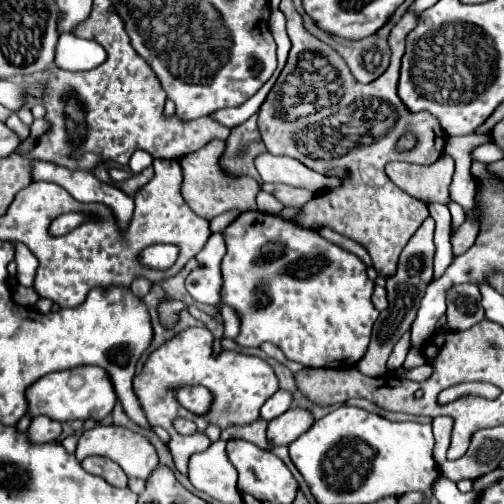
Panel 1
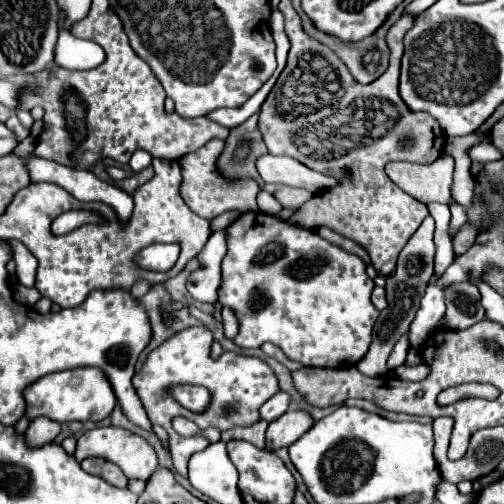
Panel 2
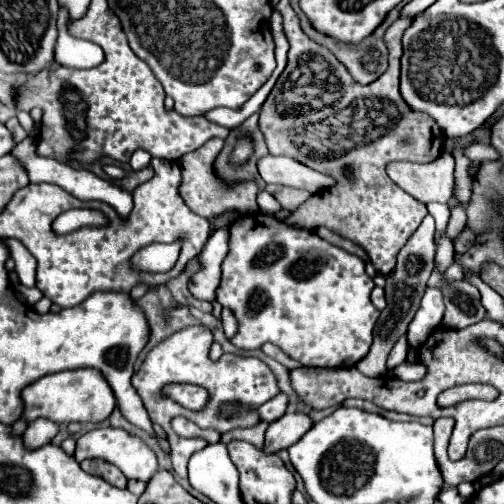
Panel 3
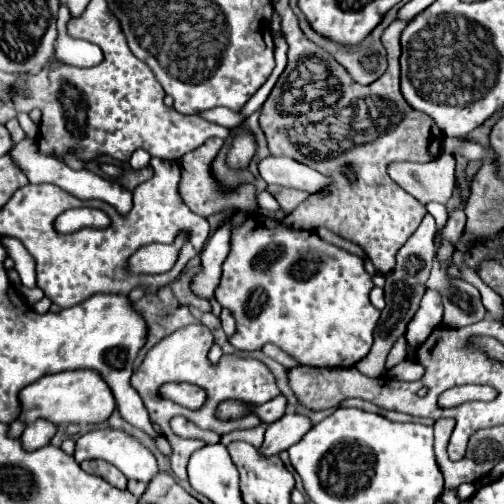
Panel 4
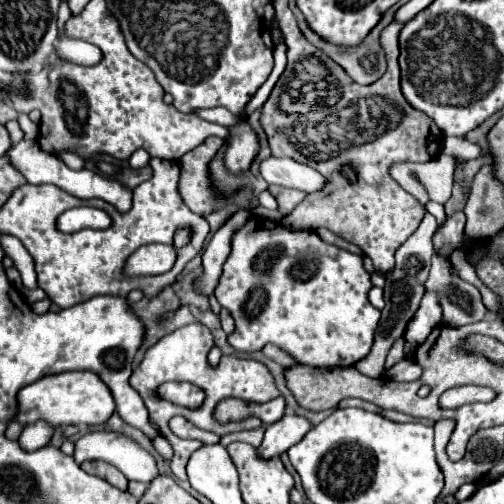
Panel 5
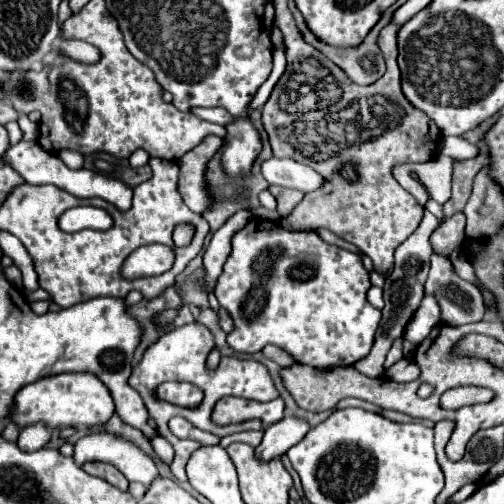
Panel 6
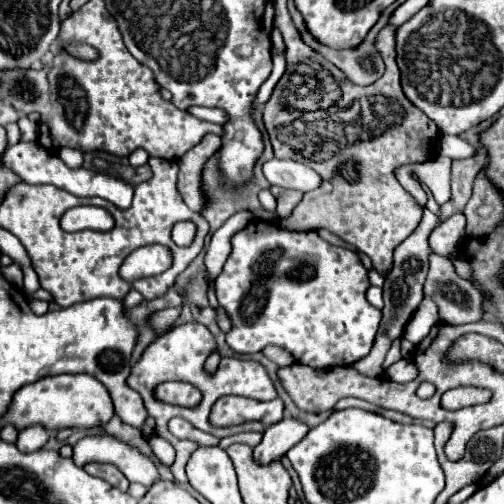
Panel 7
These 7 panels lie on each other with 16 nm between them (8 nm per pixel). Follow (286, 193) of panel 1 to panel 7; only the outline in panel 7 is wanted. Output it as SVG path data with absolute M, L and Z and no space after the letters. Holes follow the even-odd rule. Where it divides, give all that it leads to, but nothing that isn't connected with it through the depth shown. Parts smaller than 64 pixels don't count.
M272 186L270 192L274 194L274 198L278 200L278 218L284 220L292 214L292 210L296 208L296 204L302 200L302 192L298 190L286 190L286 188L280 188L280 186Z

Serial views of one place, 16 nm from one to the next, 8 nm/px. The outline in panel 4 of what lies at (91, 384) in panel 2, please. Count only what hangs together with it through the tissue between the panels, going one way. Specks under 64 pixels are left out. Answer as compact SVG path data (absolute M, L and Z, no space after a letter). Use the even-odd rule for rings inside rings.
M74 370L74 372L60 372L50 374L34 384L20 390L20 416L18 420L24 424L32 424L34 420L42 418L56 426L62 424L102 424L114 412L114 396L100 378L98 372L92 370Z

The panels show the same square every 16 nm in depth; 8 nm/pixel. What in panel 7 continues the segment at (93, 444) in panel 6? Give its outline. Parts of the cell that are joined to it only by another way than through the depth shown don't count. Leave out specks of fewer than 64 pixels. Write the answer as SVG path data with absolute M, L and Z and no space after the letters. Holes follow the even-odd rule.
M88 436L74 446L74 464L84 468L90 462L112 462L124 472L130 482L138 482L146 488L154 486L160 476L156 466L142 456L136 448L112 438L112 436Z

